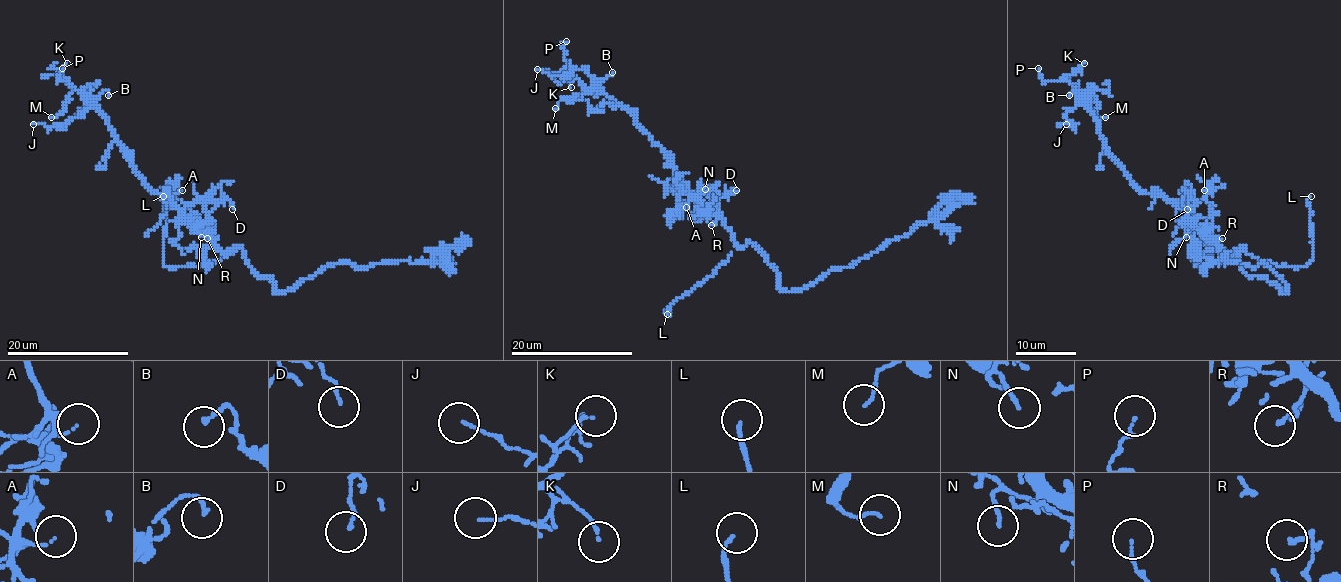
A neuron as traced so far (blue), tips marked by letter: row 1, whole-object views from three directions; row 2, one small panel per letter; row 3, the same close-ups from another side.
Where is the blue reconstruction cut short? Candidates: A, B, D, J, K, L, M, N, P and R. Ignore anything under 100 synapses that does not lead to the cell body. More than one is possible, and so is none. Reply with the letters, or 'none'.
L

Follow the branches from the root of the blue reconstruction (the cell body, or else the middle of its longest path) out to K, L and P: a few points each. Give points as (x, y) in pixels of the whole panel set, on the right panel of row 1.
K: (1234, 250), (1230, 255), (1218, 250), (1180, 209), (1131, 180), (1108, 151), (1085, 94), (1064, 78), (1084, 63)
L: (1234, 250), (1244, 250), (1277, 266), (1303, 267), (1314, 252), (1307, 202), (1311, 196)
P: (1234, 250), (1218, 250), (1172, 203), (1136, 185), (1108, 151), (1085, 94), (1066, 80), (1044, 80), (1038, 68)

